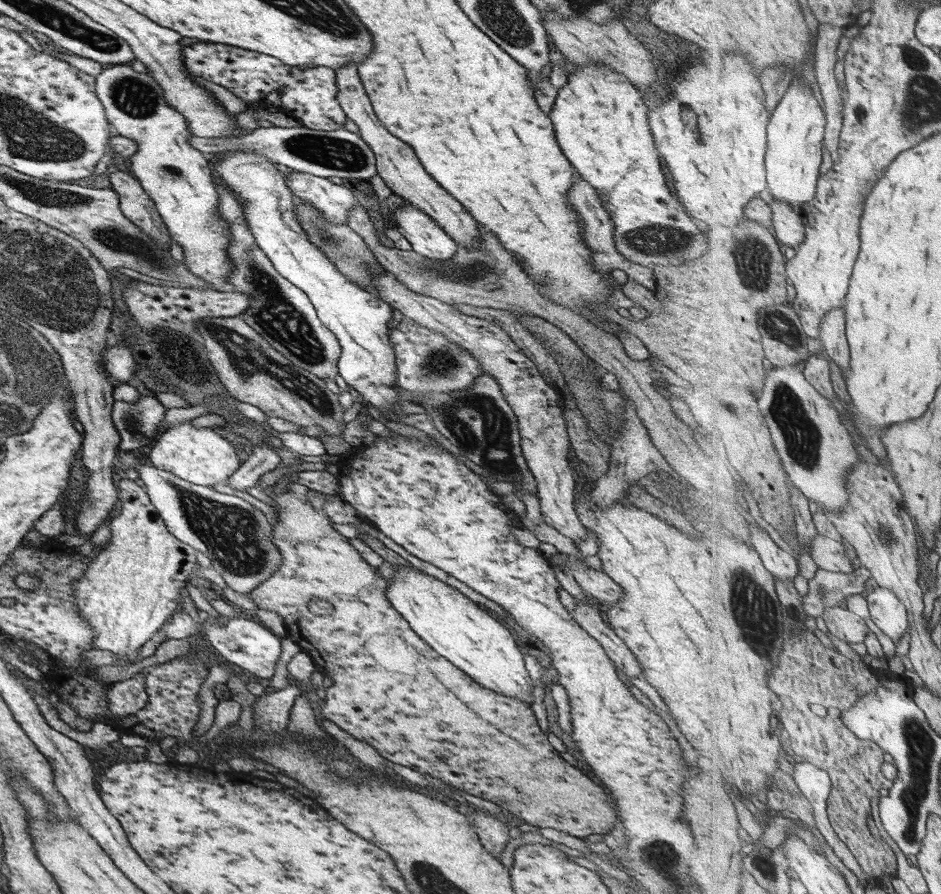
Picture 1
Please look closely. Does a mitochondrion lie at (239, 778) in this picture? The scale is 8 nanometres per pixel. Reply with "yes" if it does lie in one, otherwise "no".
no

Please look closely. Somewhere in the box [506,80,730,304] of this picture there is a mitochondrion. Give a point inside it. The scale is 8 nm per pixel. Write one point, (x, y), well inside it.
(666, 241)

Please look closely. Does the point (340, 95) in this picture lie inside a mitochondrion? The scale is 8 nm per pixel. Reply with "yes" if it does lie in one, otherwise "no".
no

